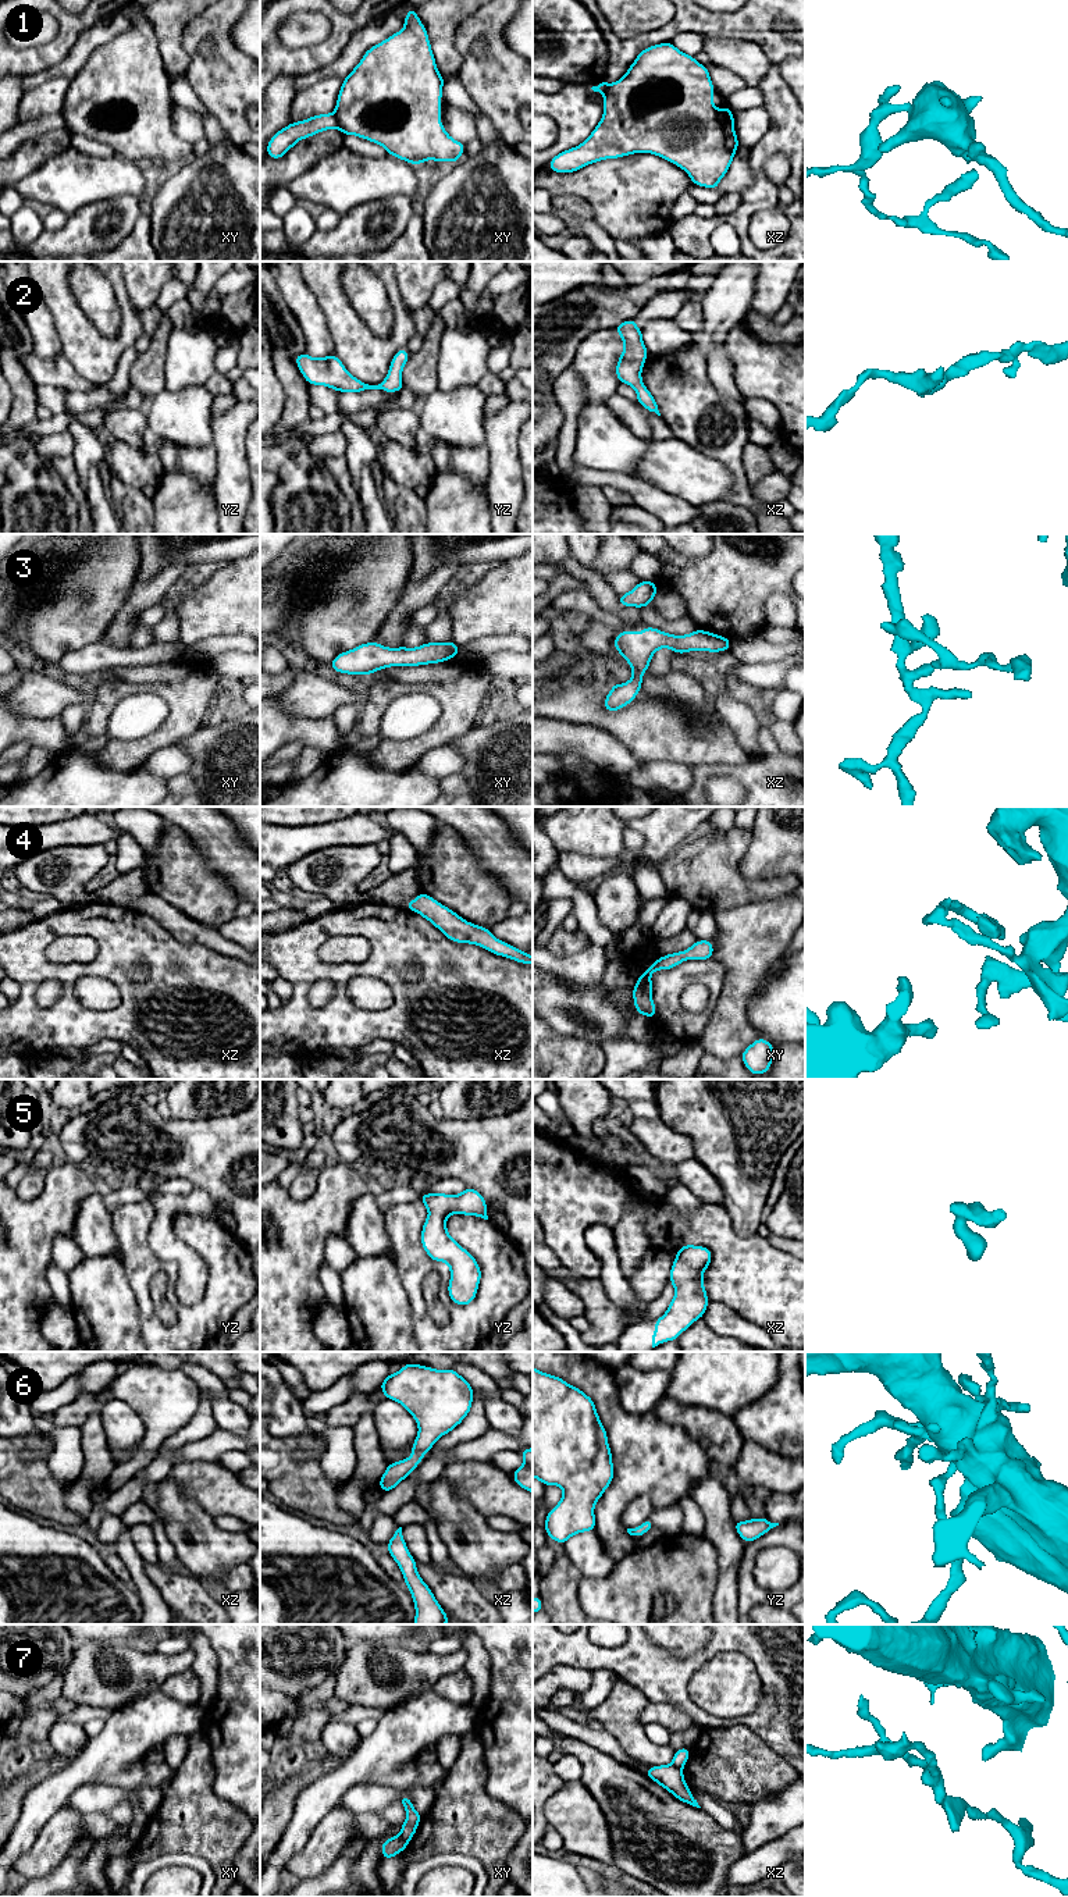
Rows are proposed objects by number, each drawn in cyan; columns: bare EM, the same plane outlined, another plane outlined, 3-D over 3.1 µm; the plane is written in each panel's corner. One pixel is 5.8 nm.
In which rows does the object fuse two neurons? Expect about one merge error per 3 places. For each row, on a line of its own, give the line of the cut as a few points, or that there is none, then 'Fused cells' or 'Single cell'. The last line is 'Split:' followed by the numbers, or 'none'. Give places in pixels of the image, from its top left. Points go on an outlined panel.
1: Split along xy (333, 113), (338, 127). Fused cells
2: No split. Single cell
3: No split. Single cell
4: No split. Single cell
5: No split. Single cell
6: No split. Single cell
7: Split along xy (399, 1835), (406, 1844). Fused cells
Split: 1, 7

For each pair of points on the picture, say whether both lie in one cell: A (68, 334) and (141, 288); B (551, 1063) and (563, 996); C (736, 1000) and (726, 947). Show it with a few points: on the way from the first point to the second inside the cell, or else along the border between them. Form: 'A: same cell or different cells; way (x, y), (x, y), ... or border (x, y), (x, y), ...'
A: different cells; border (121, 276), (128, 298), (139, 310)
B: different cells; border (547, 1022), (559, 1034), (584, 1038), (588, 1042)
C: same cell; way (736, 988), (736, 960)

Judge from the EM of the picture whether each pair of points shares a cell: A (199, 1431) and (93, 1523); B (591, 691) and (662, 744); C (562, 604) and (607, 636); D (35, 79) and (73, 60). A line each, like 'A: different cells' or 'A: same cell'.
A: same cell
B: same cell
C: different cells
D: same cell

